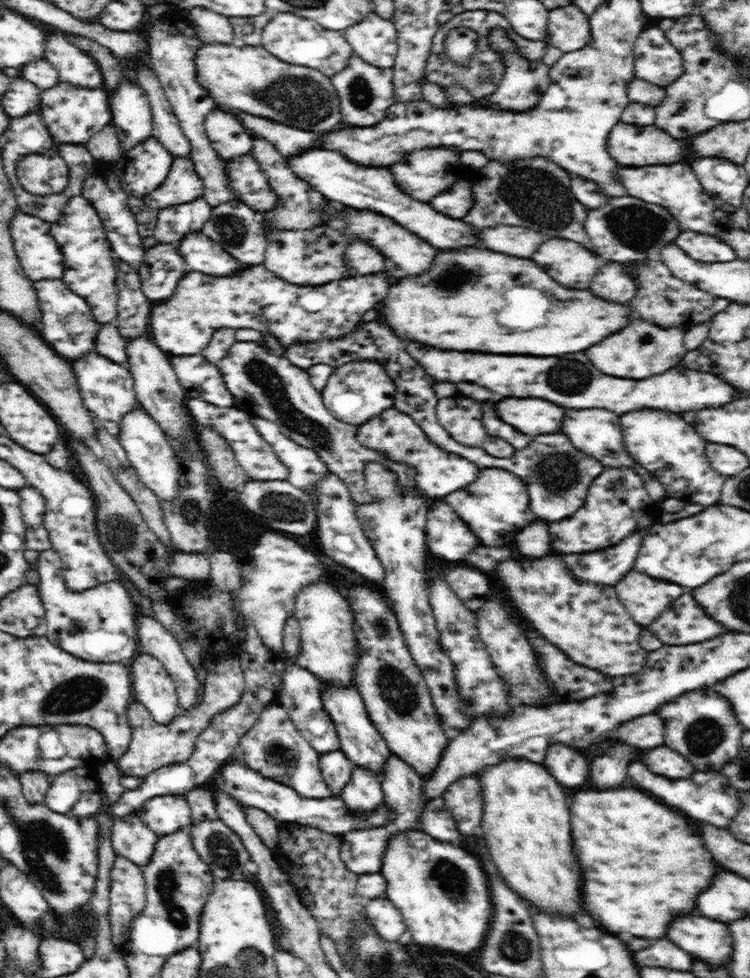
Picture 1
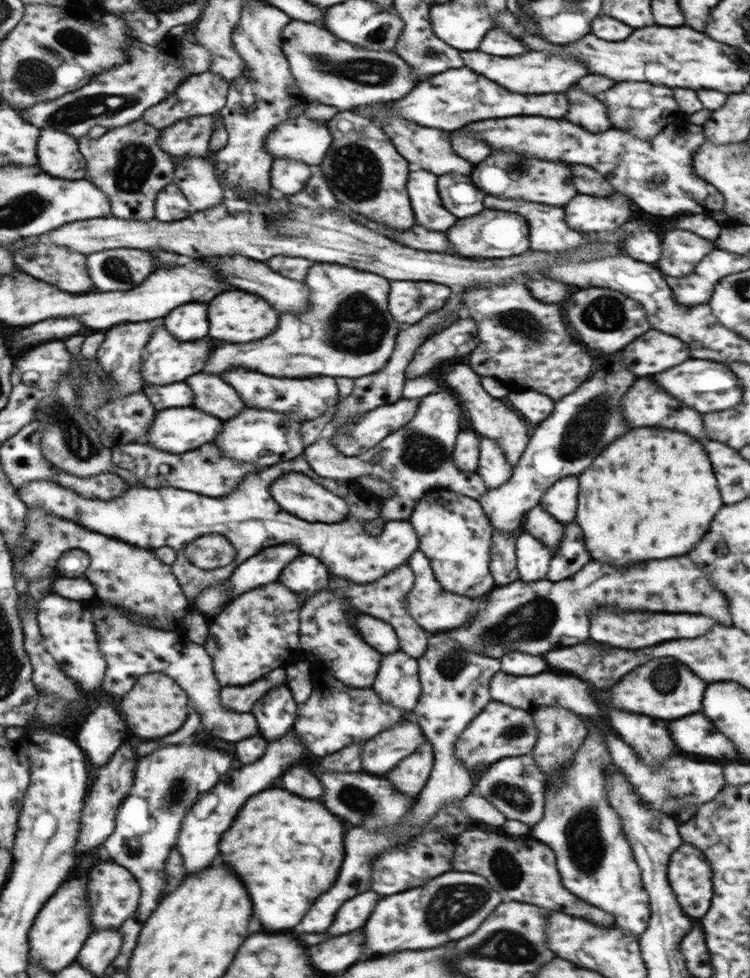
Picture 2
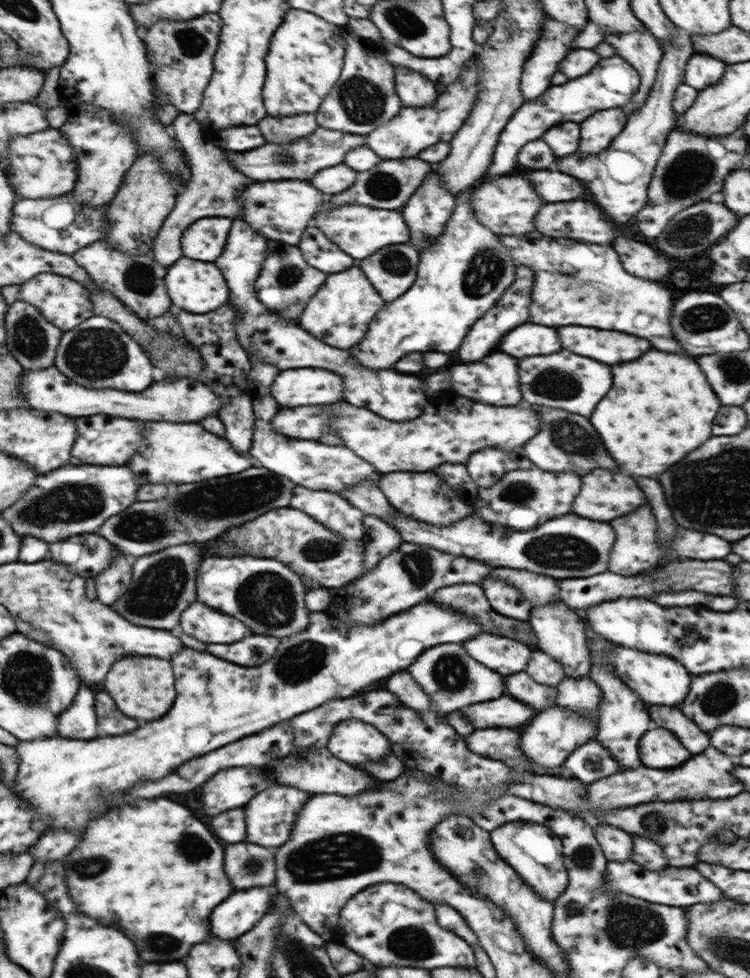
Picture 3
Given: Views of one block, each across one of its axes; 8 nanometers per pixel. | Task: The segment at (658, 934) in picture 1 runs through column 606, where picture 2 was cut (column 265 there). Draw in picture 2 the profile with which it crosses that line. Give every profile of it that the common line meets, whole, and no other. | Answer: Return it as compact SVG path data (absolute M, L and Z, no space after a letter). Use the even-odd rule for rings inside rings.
M272 788L248 798L242 812L238 812L234 826L226 830L226 838L222 838L222 862L226 862L226 866L234 866L234 870L246 878L250 894L254 894L254 906L258 906L260 924L266 930L284 930L294 928L312 906L314 898L318 898L320 892L326 892L336 882L340 864L344 860L342 840L342 822L320 802L304 800L282 788Z

